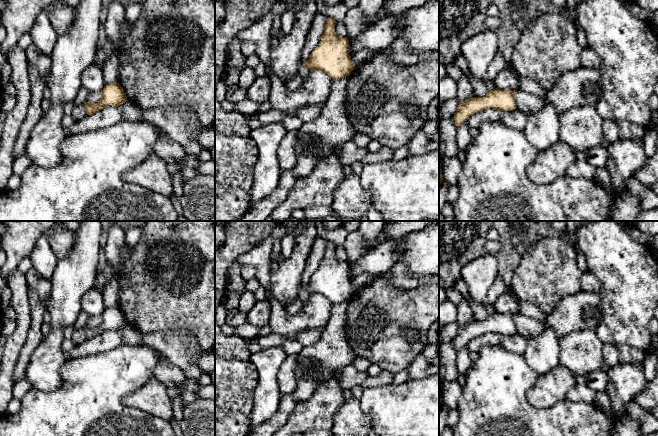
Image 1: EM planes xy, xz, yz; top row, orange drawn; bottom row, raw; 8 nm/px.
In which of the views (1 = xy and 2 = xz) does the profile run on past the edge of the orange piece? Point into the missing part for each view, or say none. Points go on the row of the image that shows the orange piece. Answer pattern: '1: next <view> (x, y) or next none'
1: next none
2: next none

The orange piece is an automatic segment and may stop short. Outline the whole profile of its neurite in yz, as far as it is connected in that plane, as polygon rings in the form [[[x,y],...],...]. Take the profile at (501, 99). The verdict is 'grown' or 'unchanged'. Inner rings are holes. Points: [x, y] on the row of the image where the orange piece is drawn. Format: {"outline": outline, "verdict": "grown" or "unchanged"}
{"outline": [[[495,88],[488,91],[483,97],[474,97],[459,102],[457,111],[454,115],[456,127],[467,121],[470,116],[488,108],[500,111],[513,111],[516,109],[514,98],[515,90]]], "verdict": "unchanged"}

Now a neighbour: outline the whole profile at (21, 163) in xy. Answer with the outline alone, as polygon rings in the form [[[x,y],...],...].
[[[23,154],[15,158],[13,162],[13,173],[21,176],[31,164],[31,160],[25,154]]]

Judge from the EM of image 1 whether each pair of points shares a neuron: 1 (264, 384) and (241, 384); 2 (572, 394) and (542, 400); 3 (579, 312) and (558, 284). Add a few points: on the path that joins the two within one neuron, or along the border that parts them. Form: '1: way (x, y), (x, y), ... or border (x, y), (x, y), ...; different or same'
1: border (251, 361), (257, 371), (252, 407); different
2: border (575, 383), (564, 398); different
3: border (581, 288), (576, 293), (566, 295), (550, 312); different

